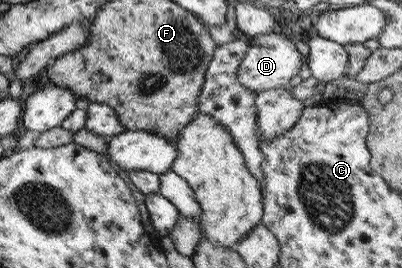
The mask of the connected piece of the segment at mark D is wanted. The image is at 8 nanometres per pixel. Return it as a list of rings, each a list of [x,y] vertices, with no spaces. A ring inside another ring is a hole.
[[[278,33],[261,34],[247,38],[248,48],[235,71],[234,80],[246,90],[259,93],[287,86],[291,77],[299,74],[302,57],[295,49],[294,42]]]

